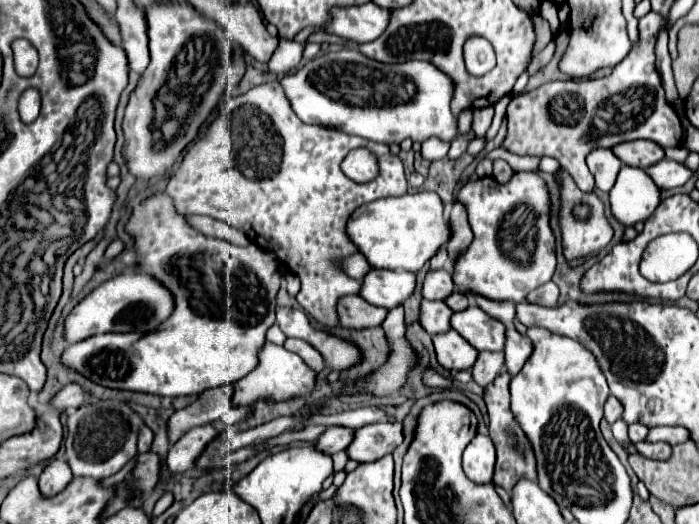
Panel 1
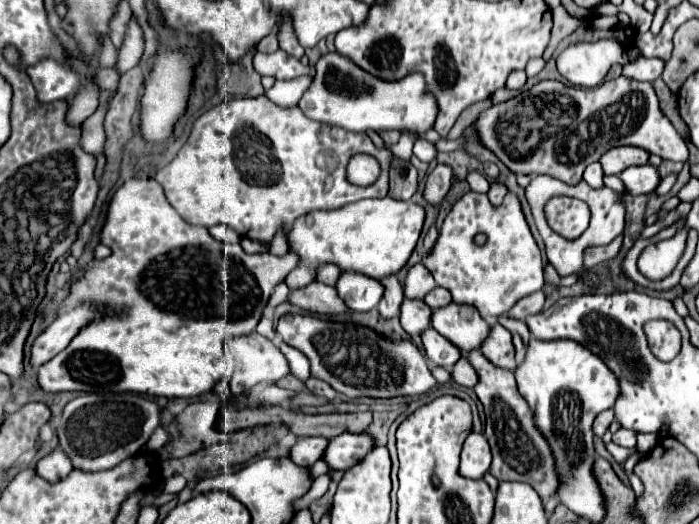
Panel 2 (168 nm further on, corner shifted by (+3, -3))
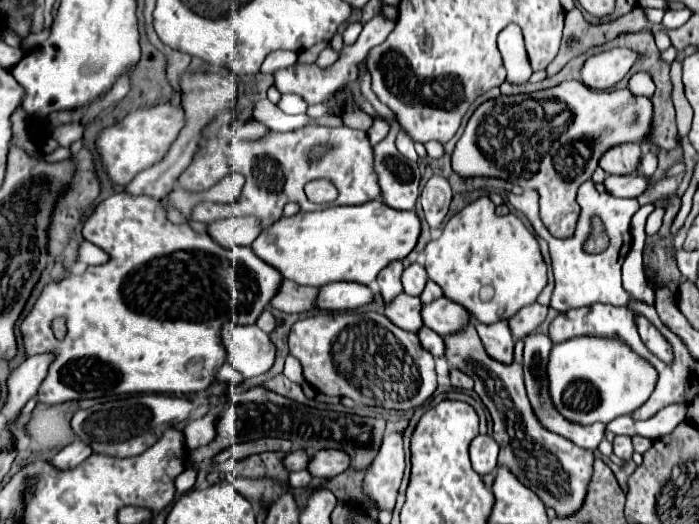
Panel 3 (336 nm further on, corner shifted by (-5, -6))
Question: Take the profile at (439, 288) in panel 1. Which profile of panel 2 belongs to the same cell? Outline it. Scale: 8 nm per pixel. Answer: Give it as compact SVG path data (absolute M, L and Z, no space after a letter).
M423 263L413 265L405 279L405 295L409 299L423 299L431 289L435 289L435 281L433 275L429 275L429 269L425 269Z

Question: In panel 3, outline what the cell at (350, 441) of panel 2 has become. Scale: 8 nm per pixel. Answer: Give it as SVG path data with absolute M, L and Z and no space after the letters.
M319 450L311 456L307 470L315 478L333 478L349 468L349 456L341 450Z

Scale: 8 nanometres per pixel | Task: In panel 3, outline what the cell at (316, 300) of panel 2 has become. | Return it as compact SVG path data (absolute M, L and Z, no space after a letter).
M283 280L279 284L277 294L271 300L271 306L279 312L309 312L315 308L317 288L301 286L291 280Z

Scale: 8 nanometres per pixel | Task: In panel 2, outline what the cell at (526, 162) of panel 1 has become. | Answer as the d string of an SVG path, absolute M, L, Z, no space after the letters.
M417 139L415 147L413 147L413 153L415 153L415 157L419 157L425 163L431 163L437 157L435 145L431 141L427 141L427 139Z

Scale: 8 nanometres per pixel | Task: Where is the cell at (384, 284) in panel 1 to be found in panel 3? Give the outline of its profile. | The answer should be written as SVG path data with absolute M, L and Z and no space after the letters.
M333 282L319 288L315 308L329 312L343 312L365 306L373 300L373 292L357 282Z

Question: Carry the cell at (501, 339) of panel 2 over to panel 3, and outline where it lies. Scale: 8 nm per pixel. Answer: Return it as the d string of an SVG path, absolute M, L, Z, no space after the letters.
M499 320L497 324L475 324L475 328L489 356L503 364L513 362L513 338L507 322Z

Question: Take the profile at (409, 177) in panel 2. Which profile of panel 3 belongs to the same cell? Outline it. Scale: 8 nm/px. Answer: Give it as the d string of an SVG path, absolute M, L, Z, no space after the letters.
M393 130L373 146L377 182L381 182L381 202L395 210L413 210L419 198L421 172L415 162L407 160L395 148Z

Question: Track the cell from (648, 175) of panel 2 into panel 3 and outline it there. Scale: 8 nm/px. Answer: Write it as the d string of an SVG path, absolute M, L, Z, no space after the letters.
M627 174L627 176L607 176L605 190L617 198L637 198L647 188L647 180L641 174Z

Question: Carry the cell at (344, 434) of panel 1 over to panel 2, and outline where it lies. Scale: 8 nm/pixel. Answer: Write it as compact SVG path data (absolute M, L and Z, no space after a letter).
M307 437L307 439L299 439L293 449L291 449L291 459L297 465L307 465L311 467L315 461L319 461L323 457L325 447L329 445L329 441L325 437Z

